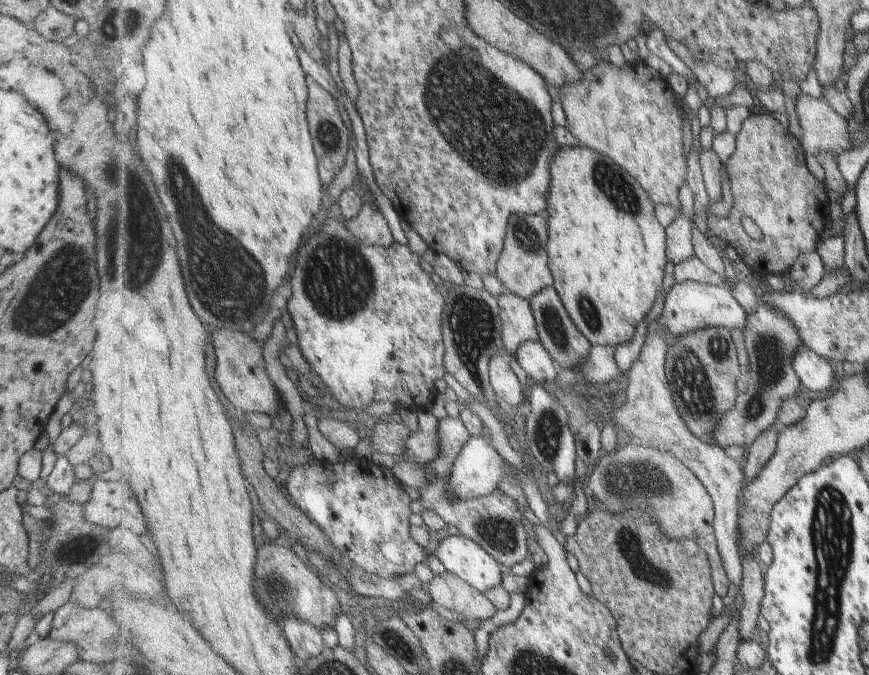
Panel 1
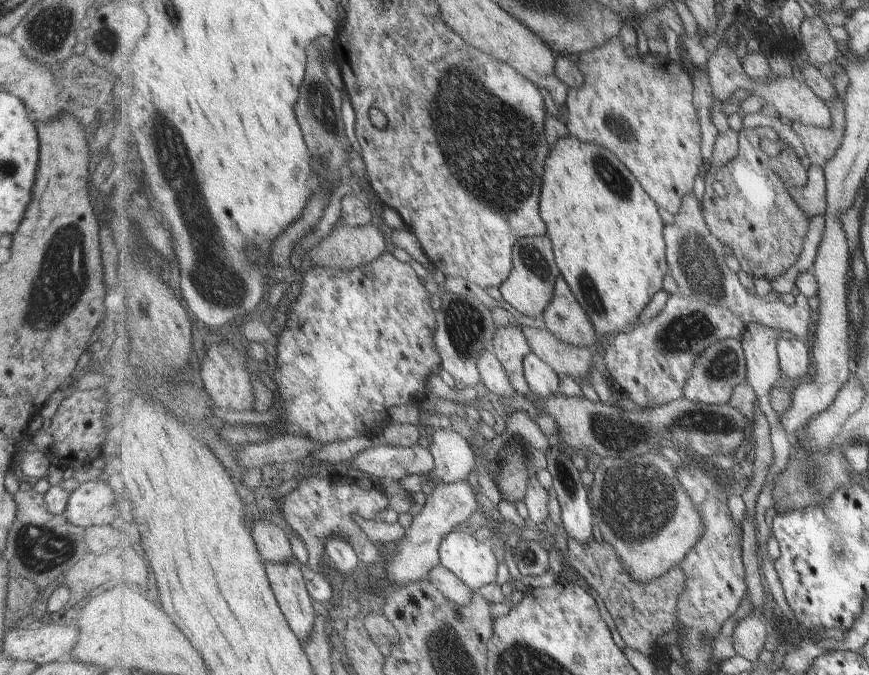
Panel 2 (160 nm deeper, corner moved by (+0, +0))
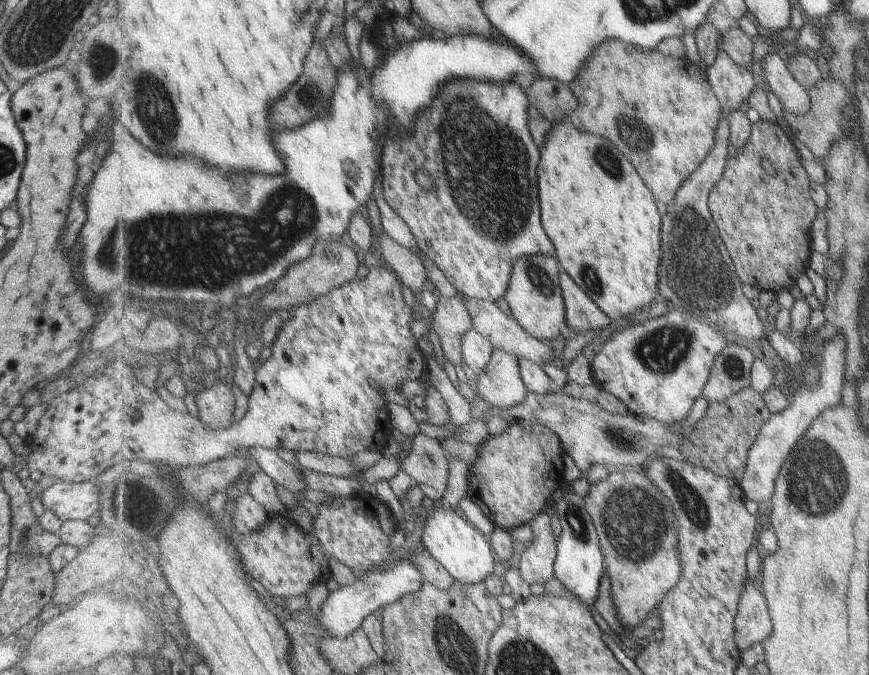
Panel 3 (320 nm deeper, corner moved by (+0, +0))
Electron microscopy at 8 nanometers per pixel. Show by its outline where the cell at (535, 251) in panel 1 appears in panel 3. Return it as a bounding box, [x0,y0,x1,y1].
[504,255,567,339]

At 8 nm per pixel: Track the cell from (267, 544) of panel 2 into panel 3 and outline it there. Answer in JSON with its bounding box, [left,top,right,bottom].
[231,492,270,536]

